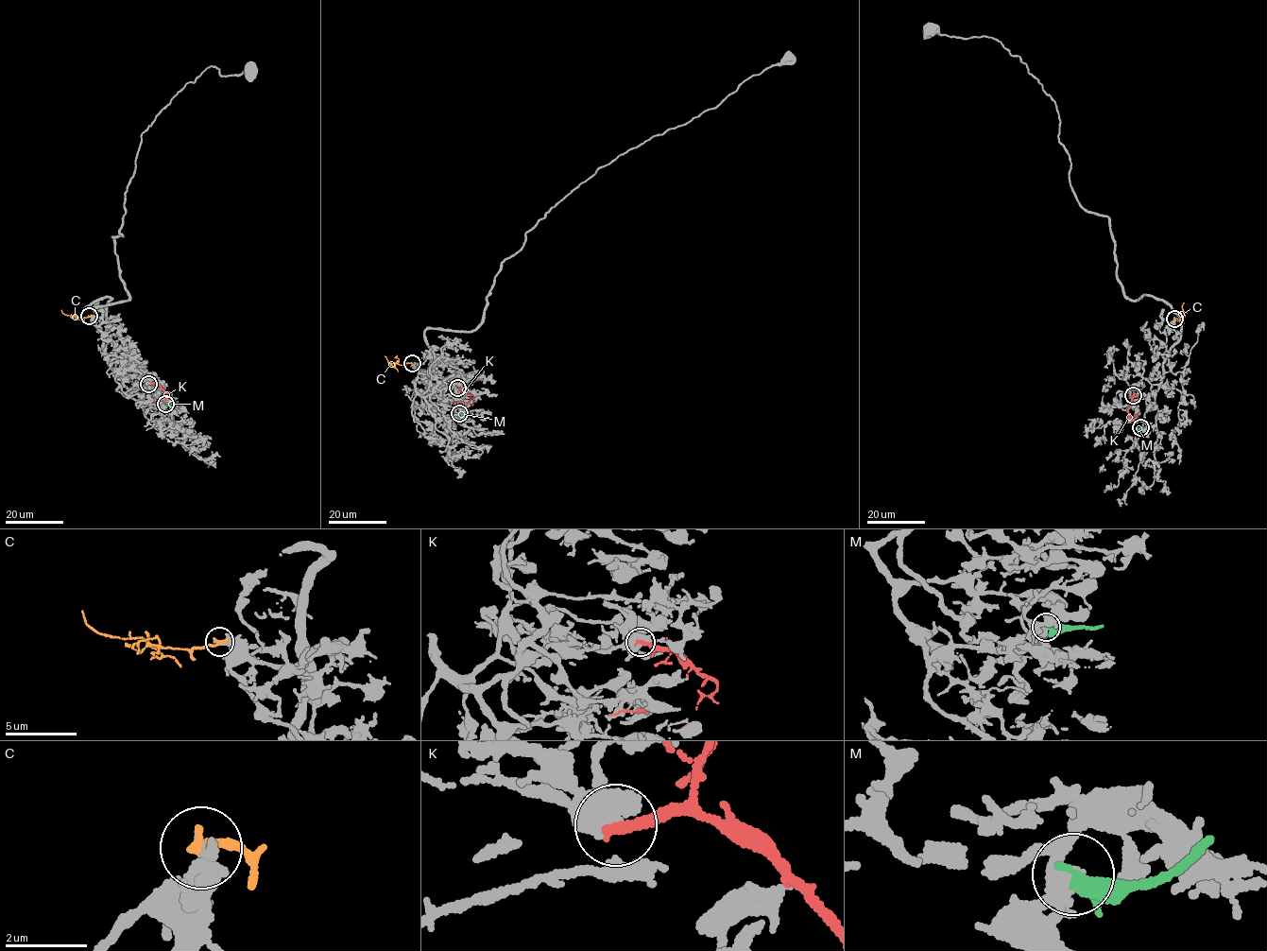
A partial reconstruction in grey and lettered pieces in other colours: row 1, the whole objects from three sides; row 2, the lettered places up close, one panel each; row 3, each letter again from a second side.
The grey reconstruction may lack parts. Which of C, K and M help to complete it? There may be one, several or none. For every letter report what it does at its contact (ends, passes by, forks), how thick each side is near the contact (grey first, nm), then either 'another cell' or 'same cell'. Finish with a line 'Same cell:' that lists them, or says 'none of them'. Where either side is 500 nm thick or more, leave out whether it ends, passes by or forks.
C: it ends there; 320 nm thick on the grey side, 240 nm on the other; another cell
K: 600 nm thick on the grey side, 320 nm on the other; another cell
M: it ends there; 400 nm thick on the grey side, 440 nm on the other; another cell
Same cell: none of them

